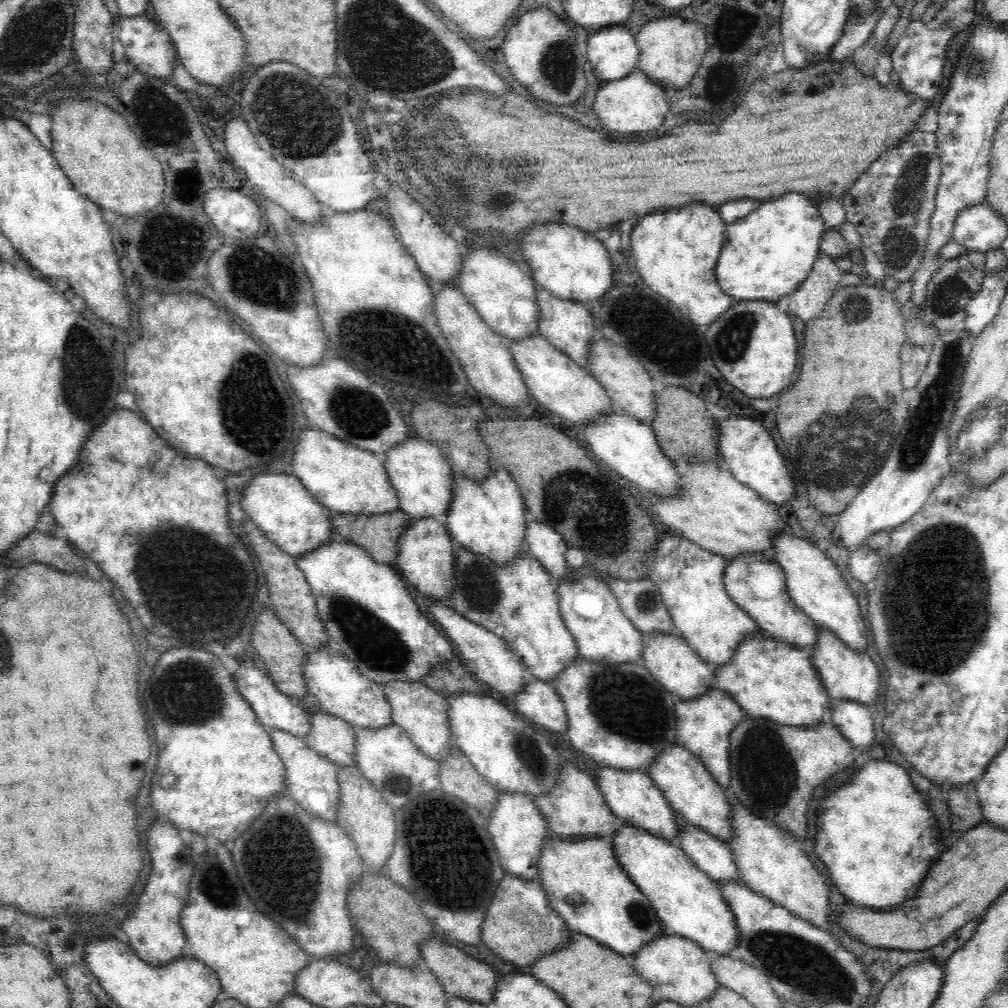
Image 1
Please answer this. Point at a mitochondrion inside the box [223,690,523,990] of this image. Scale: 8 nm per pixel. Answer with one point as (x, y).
(285, 839)

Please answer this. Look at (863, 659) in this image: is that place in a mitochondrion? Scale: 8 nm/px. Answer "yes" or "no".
no

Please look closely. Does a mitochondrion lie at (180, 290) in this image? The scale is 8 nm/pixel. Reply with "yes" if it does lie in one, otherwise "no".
no

